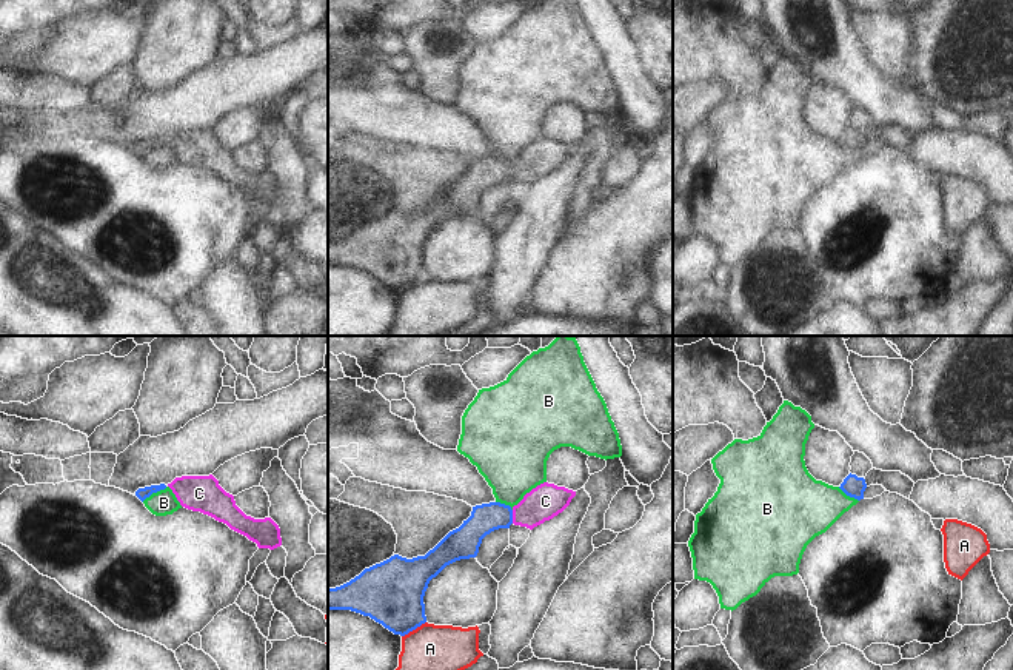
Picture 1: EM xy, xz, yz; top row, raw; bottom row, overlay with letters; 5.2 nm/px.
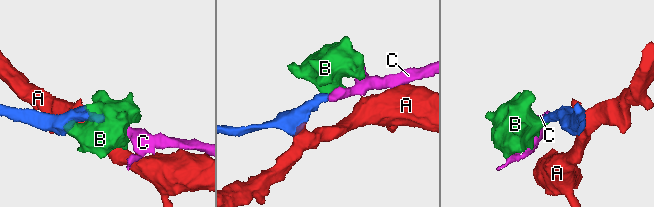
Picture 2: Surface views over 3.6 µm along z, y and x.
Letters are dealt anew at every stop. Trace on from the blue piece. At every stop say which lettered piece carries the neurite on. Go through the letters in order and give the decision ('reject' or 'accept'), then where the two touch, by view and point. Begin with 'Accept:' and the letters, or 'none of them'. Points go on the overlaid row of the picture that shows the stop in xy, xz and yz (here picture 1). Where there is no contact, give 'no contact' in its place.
Accept: C
A: reject; meets blue in xz at (413, 629)
B: reject; meets blue in xy at (154, 492)
C: accept; meets blue in xz at (511, 516)

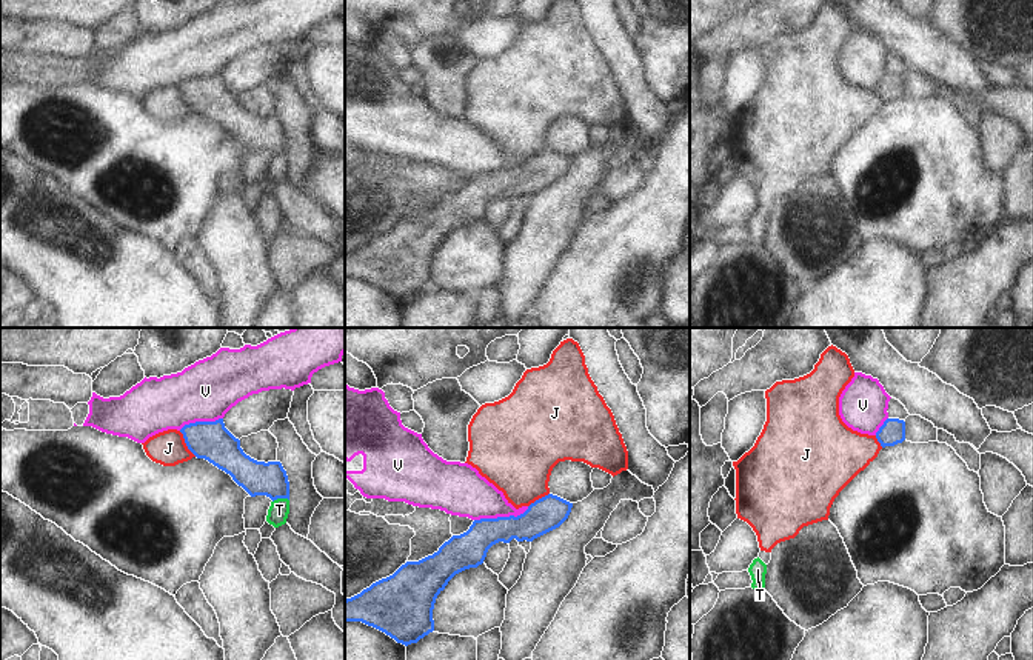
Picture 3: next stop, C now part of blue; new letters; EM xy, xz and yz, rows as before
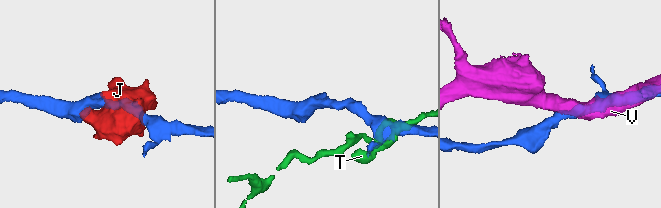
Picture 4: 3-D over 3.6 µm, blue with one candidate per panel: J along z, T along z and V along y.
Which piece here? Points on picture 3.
Accept: none of them
J: reject; meets blue in xy at (185, 442)
T: reject; meets blue in xy at (280, 497)
V: reject; meets blue in xz at (501, 517)

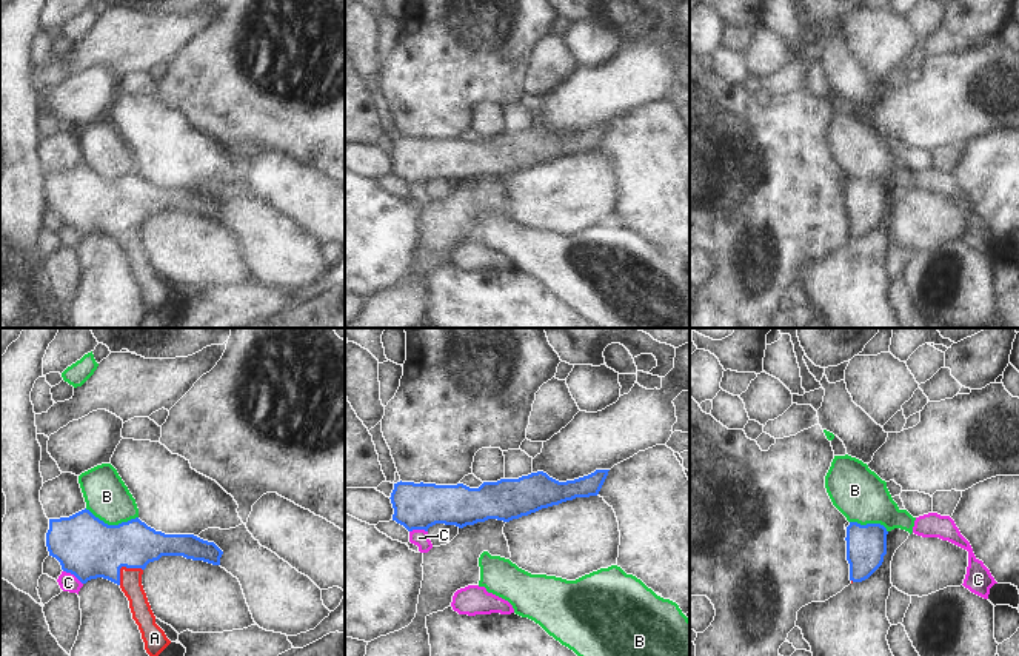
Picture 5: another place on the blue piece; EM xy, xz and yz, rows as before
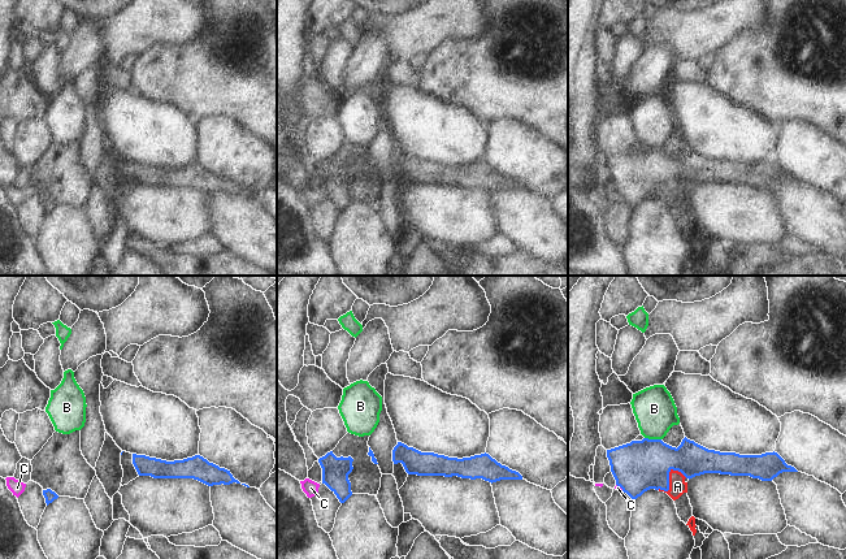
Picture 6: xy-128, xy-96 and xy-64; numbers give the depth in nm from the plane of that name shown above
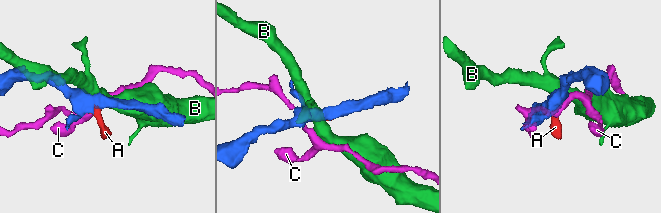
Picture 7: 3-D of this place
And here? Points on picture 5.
Accept: A
A: accept; meets blue in xy at (123, 565)
B: reject; meets blue in xy at (111, 525)
C: reject; meets blue in xy at (73, 573)

